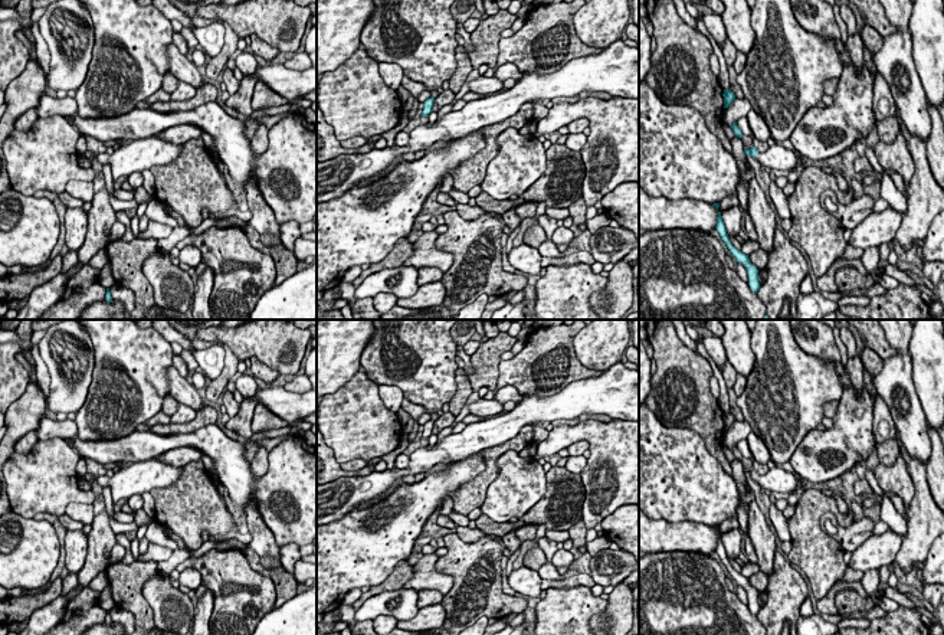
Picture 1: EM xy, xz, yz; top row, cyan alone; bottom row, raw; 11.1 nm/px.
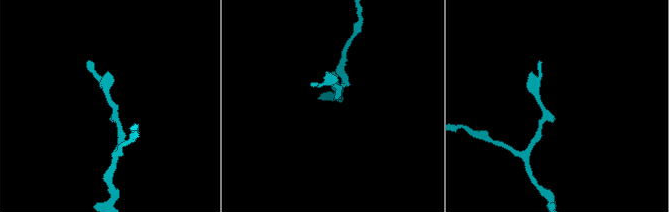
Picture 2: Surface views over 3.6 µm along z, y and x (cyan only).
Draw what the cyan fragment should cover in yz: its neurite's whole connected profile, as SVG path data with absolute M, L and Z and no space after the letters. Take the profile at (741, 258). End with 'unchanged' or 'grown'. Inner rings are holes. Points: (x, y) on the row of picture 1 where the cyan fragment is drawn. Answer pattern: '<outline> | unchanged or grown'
M718 212L715 229L720 233L724 243L727 245L727 248L730 249L730 252L732 253L732 256L737 259L737 262L743 264L745 266L747 274L748 274L750 289L757 294L757 291L760 289L758 269L755 265L753 265L750 262L748 255L743 253L740 249L734 248L732 243L730 242L725 225L722 222L721 212Z | unchanged

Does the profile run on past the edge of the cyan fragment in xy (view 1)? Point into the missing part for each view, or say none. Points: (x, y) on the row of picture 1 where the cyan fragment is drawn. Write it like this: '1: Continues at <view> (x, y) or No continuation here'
1: No continuation here

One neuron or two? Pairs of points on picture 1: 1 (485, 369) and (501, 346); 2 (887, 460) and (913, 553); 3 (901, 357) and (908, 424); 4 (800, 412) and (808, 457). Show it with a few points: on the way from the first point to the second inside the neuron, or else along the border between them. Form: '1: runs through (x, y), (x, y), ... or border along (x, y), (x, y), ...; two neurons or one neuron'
1: runs through (485, 363), (495, 352); one neuron
2: border along (894, 438), (901, 455); two neurons
3: runs through (901, 373), (901, 380), (913, 396), (914, 408); one neuron
4: border along (816, 428), (803, 438), (787, 461); two neurons

